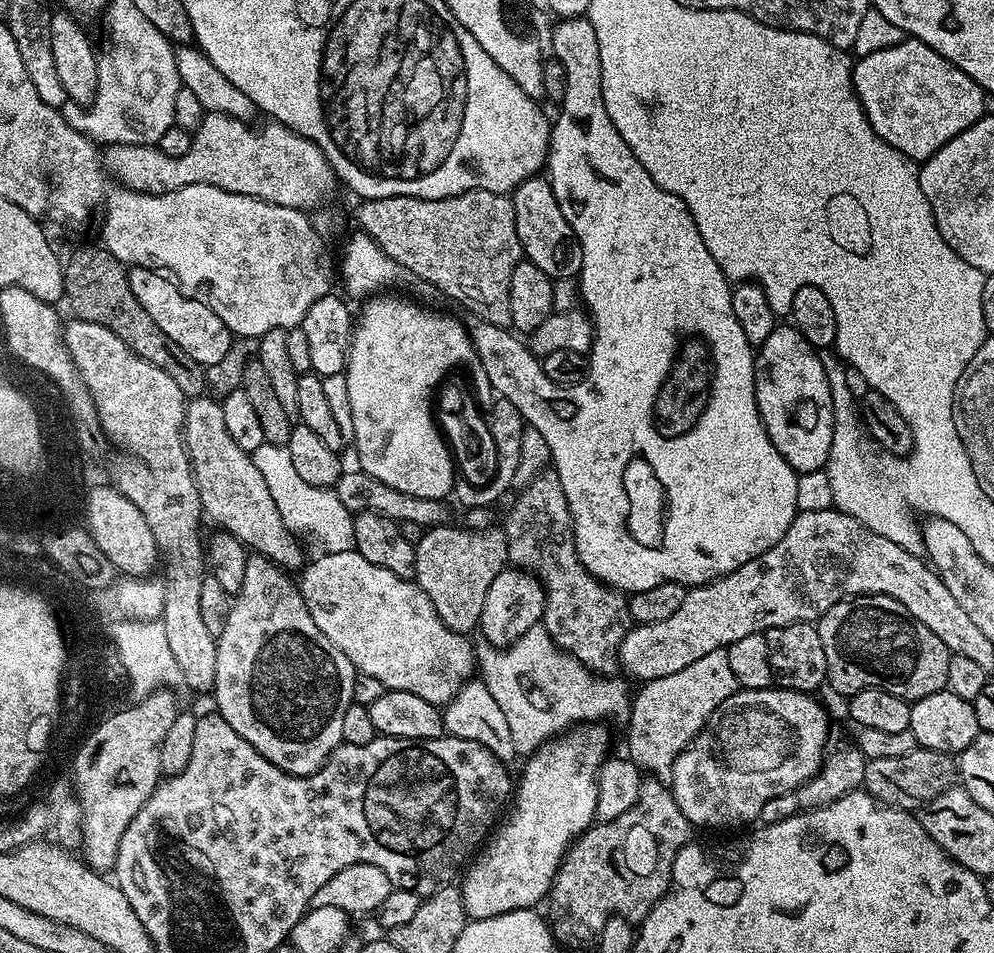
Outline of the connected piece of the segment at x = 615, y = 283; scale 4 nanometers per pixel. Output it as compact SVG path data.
M569 16L557 24L560 25L552 32L551 55L562 62L566 70L566 98L562 98L558 105L557 112L560 113L556 120L554 116L550 128L546 175L552 183L554 198L558 198L558 206L562 206L566 222L570 222L582 246L579 299L592 322L592 351L587 353L588 373L577 384L565 386L550 382L544 373L543 363L519 335L513 334L508 328L479 320L474 315L469 315L466 320L468 337L482 362L482 370L486 370L486 378L490 378L493 393L501 400L514 402L514 406L518 406L524 415L525 425L538 430L538 434L546 438L546 446L550 446L552 455L551 467L556 469L558 478L562 478L562 490L566 490L578 558L589 574L625 594L650 590L666 582L685 586L708 584L738 570L738 566L746 566L746 562L770 550L770 546L774 546L774 542L786 534L798 511L795 500L798 474L788 465L786 458L778 454L760 417L754 386L754 345L746 342L746 334L742 326L738 326L738 318L734 318L730 281L722 274L718 262L714 262L710 250L706 250L706 242L702 242L702 234L698 234L698 226L694 226L694 218L688 213L686 202L670 194L670 190L662 190L662 186L650 178L646 166L638 162L607 113L603 101L602 61L594 26L584 16Z

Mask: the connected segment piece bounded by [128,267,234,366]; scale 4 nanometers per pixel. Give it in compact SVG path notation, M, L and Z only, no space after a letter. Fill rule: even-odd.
M129 267L128 281L130 290L134 290L134 298L138 298L138 303L145 308L146 314L154 318L154 323L162 329L162 334L166 334L170 342L182 346L182 350L186 350L194 362L207 366L226 358L234 343L233 333L229 332L222 318L218 318L218 314L214 314L214 310L210 310L203 299L186 295L175 280L154 268Z

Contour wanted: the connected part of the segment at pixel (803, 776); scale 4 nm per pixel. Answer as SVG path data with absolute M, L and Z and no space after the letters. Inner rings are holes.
M740 688L730 698L726 698L718 706L718 710L714 710L714 714L704 724L704 729L700 731L692 743L678 754L678 758L672 767L672 779L670 787L672 796L678 802L678 806L682 810L682 814L686 814L686 818L697 829L700 828L740 828L743 824L759 821L762 806L766 806L766 802L770 802L770 798L778 798L787 792L795 792L797 788L802 787L809 778L815 776L820 770L821 764L824 762L826 749L828 744L828 716L824 713L822 705L816 701L815 695L806 692L791 692L785 688L763 688L762 690L754 690L753 688Z

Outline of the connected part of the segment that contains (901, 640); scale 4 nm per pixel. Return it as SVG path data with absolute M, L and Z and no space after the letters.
M853 596L851 600L843 600L818 621L822 646L826 650L826 666L828 667L827 683L832 684L836 692L841 692L844 698L854 695L858 690L881 688L890 690L890 694L898 694L904 700L915 702L926 698L926 694L943 692L948 687L946 674L950 671L952 653L934 634L934 630L926 630L918 618L914 618L898 602L889 596Z

